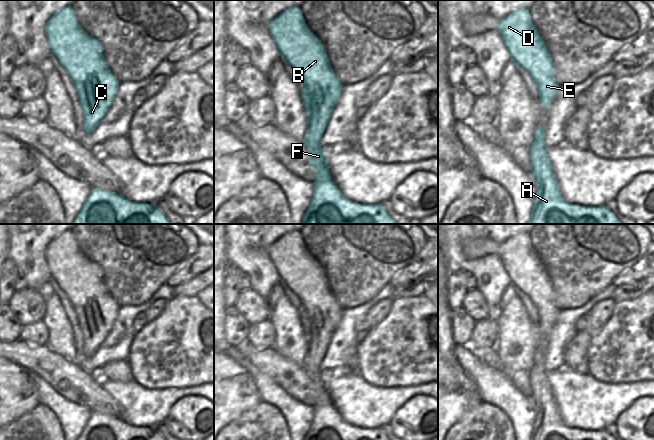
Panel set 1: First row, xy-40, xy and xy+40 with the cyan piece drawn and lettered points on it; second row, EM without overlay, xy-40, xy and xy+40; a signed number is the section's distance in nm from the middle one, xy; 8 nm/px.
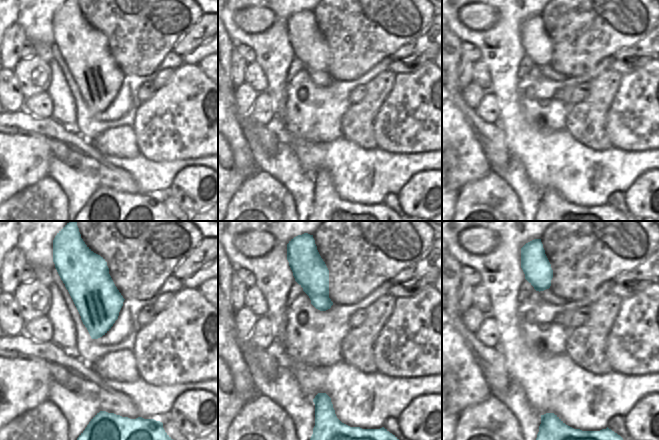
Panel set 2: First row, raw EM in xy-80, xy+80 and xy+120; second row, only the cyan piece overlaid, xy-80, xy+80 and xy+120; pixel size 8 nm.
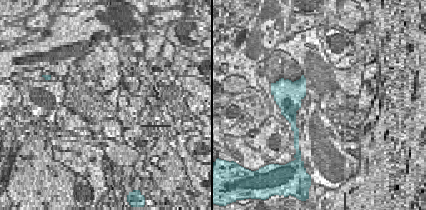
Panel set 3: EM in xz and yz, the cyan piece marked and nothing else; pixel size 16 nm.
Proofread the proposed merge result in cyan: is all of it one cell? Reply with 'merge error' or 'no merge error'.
no merge error

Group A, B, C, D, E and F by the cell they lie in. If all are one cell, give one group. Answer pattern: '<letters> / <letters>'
A B C D E F

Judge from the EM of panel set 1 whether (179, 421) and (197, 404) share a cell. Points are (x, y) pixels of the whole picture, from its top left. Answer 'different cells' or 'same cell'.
same cell

